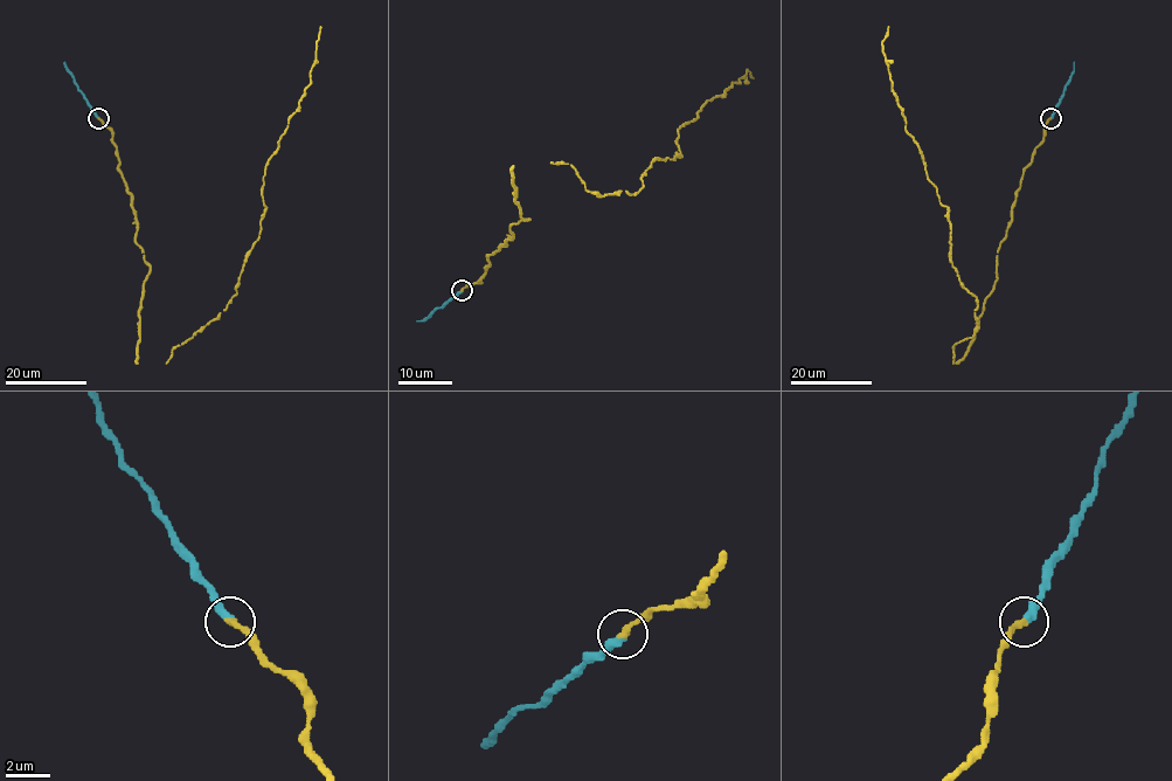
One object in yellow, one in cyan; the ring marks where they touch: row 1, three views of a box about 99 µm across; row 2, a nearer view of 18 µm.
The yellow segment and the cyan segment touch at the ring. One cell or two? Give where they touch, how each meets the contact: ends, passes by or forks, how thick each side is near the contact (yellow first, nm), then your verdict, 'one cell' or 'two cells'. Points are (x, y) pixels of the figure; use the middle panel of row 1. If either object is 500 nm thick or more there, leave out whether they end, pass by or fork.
place (462, 290); yellow ends; cyan ends; calibres 320 and 360 nm; one cell

